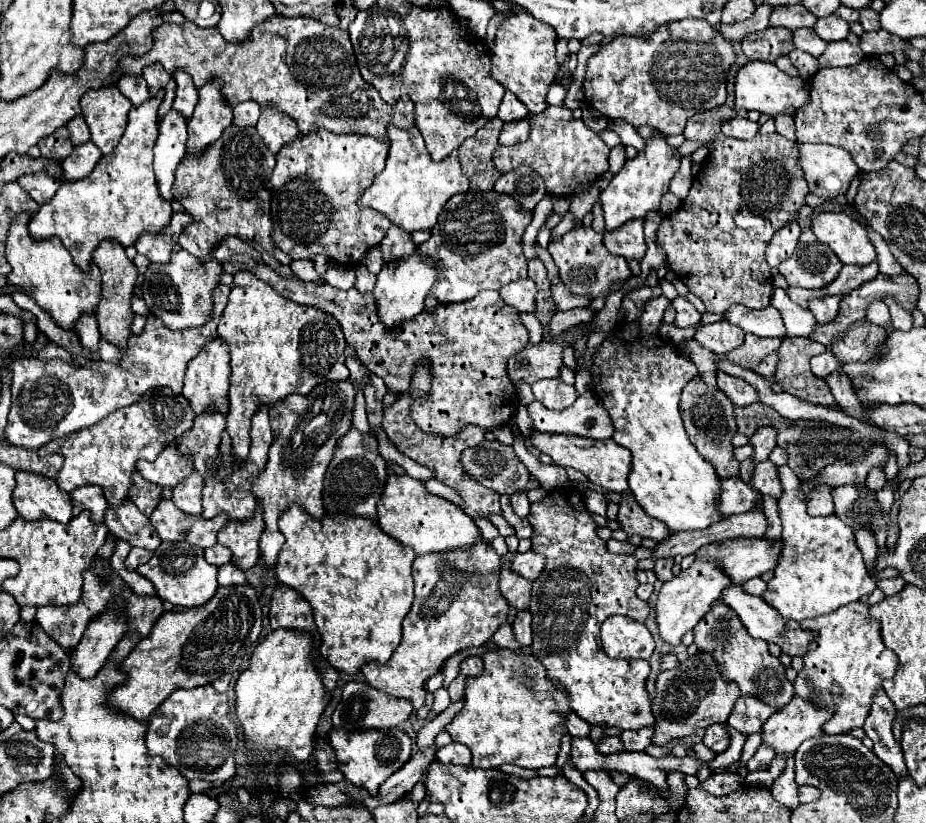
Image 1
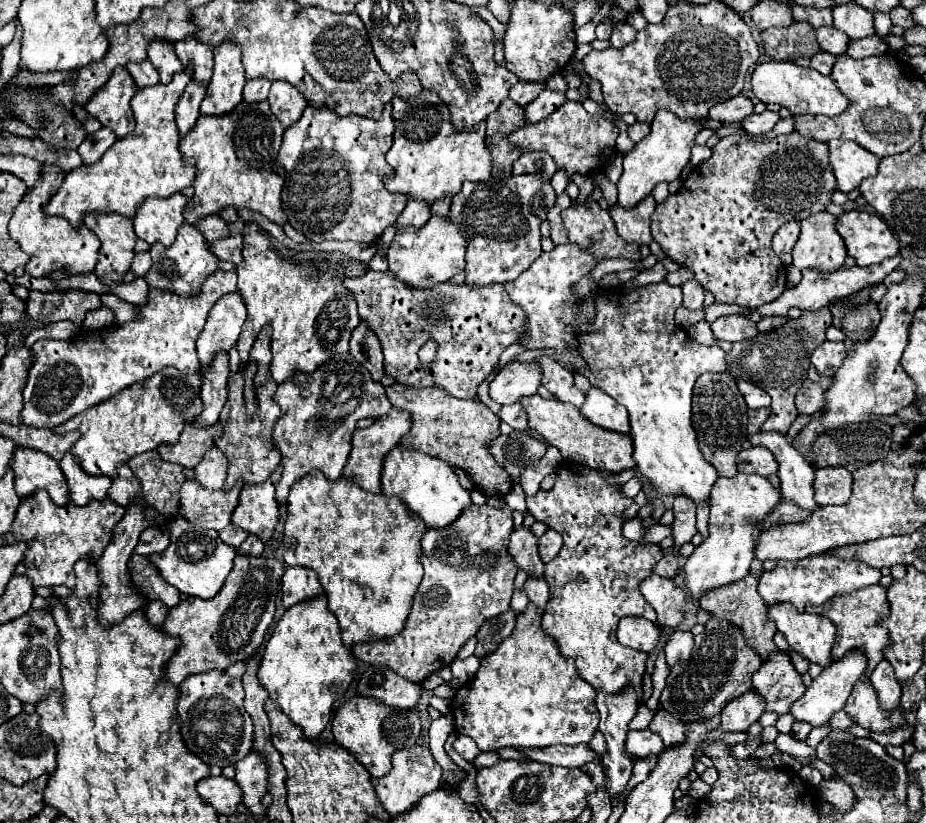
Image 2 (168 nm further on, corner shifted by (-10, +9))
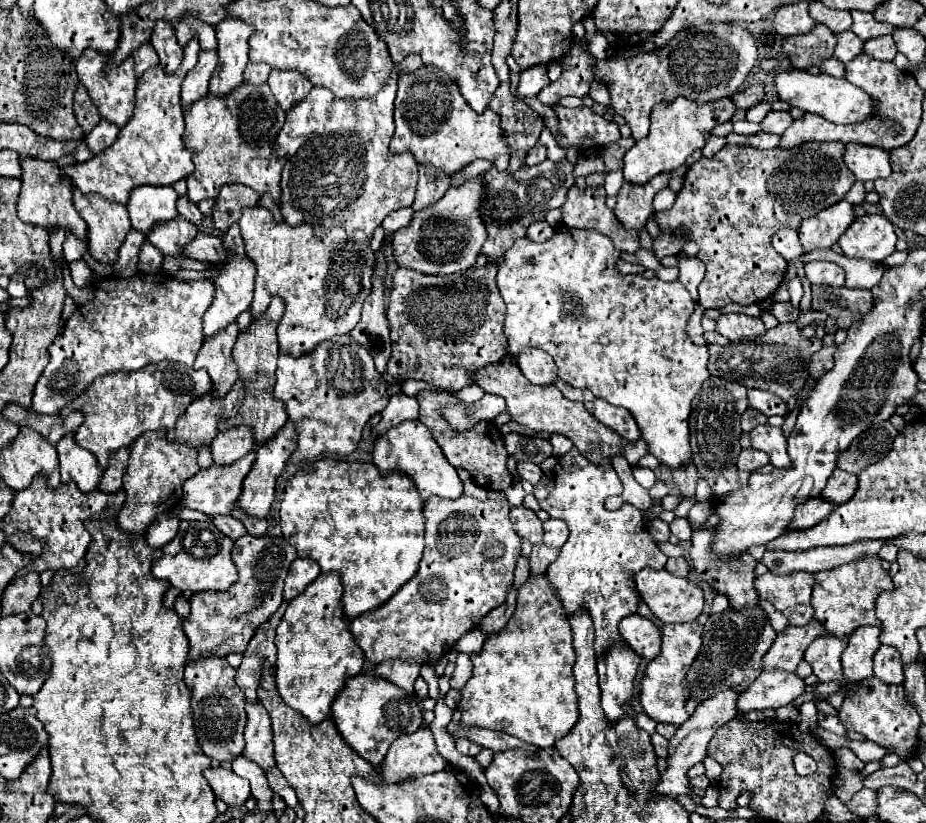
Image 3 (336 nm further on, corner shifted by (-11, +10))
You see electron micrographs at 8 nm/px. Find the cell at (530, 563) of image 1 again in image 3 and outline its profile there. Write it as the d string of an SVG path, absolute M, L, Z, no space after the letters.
M547 519L543 523L543 529L545 529L545 537L543 537L543 543L549 545L551 549L561 549L569 537L569 529L565 525L565 521L561 519Z

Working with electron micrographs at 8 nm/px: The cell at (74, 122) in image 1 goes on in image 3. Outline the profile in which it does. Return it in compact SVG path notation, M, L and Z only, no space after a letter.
M77 83L77 89L75 89L75 117L77 117L85 135L101 121L99 111L91 103L91 99L89 99L89 95L81 83Z

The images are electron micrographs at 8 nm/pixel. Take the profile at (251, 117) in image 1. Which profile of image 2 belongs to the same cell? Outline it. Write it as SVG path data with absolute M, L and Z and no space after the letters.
M254 78L248 80L244 86L244 100L246 102L260 102L268 98L268 90L270 90L270 80L268 78Z

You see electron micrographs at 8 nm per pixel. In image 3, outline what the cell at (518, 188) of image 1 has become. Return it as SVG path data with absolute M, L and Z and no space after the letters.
M535 145L533 149L529 149L529 153L527 153L527 157L525 157L525 165L537 165L537 163L541 163L541 161L545 161L547 159L547 151L545 151L545 147L543 145Z

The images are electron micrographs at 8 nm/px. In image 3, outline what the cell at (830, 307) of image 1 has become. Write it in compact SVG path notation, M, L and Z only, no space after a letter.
M811 261L805 265L805 275L811 285L829 285L829 287L843 287L845 285L845 271L829 261Z

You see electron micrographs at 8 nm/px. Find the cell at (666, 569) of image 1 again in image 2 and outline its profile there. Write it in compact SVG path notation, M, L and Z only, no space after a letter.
M676 496L674 498L674 542L676 546L682 546L692 540L692 536L698 532L696 530L696 504L688 496Z

